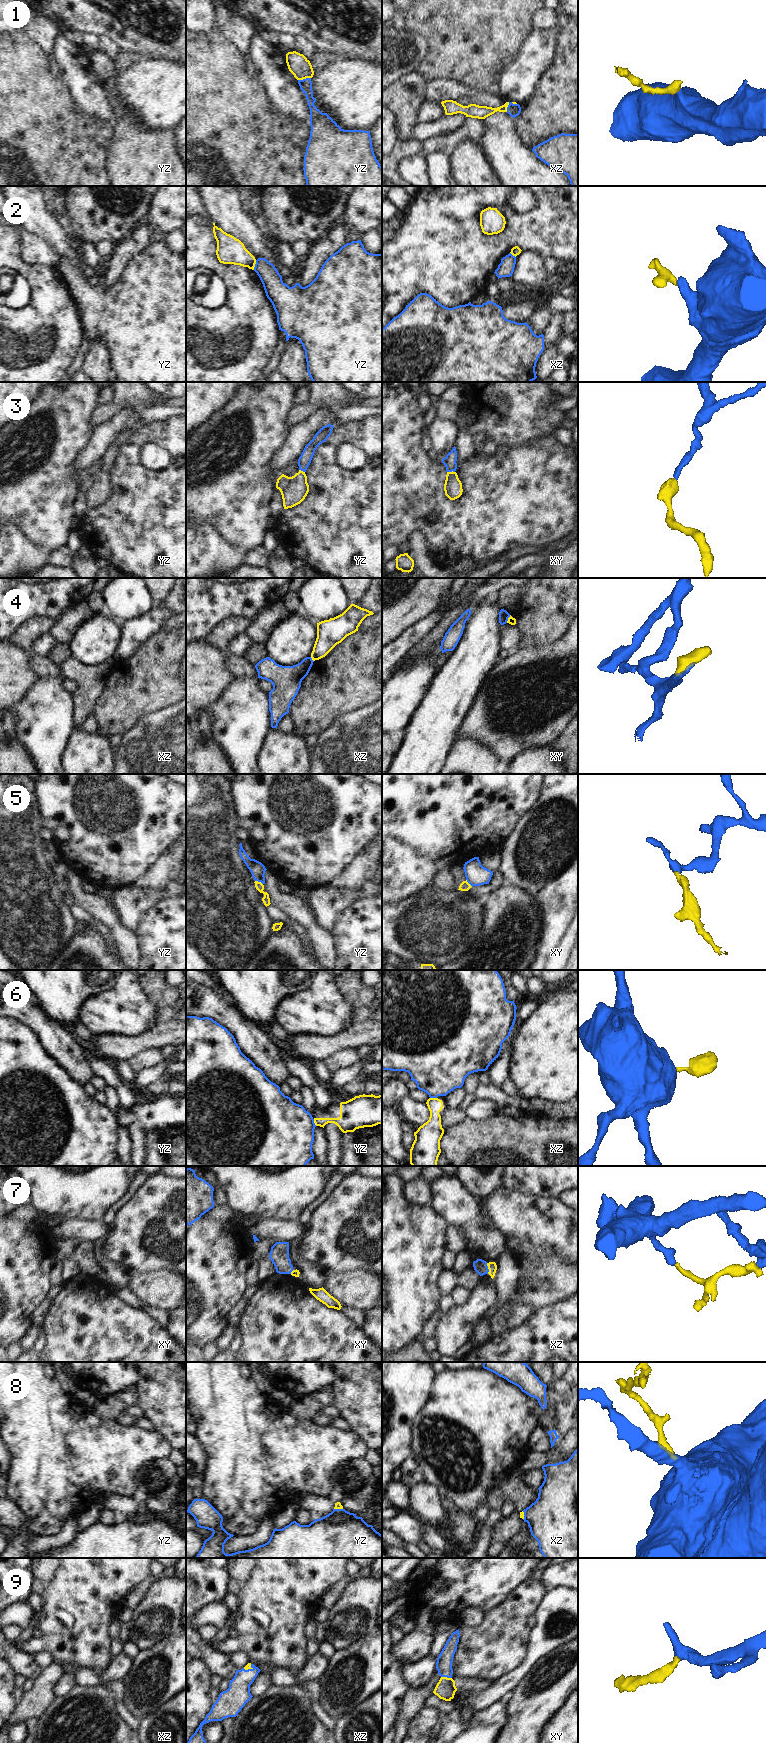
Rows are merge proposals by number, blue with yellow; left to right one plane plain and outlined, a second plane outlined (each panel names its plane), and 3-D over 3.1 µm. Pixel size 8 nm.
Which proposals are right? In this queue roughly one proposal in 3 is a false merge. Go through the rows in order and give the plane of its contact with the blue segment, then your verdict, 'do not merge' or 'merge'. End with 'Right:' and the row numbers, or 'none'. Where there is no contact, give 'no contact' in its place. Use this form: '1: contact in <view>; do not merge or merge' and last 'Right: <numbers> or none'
1: contact in yz; do not merge
2: contact in yz; do not merge
3: contact in xy; merge
4: contact in xz; do not merge
5: contact in yz; do not merge
6: contact in yz; do not merge
7: contact in xz; merge
8: contact in yz; merge
9: contact in xy; merge
Right: 3, 7, 8, 9

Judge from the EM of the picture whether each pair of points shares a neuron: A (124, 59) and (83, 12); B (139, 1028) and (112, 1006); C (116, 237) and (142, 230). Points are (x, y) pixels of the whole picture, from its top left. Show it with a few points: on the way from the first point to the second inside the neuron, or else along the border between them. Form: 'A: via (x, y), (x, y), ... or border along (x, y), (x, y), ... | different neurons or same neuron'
A: border along (120, 48), (139, 54), (142, 57) | different neurons
B: via (132, 1021), (123, 1012), (119, 1011) | same neuron
C: border along (145, 221), (115, 246) | different neurons

